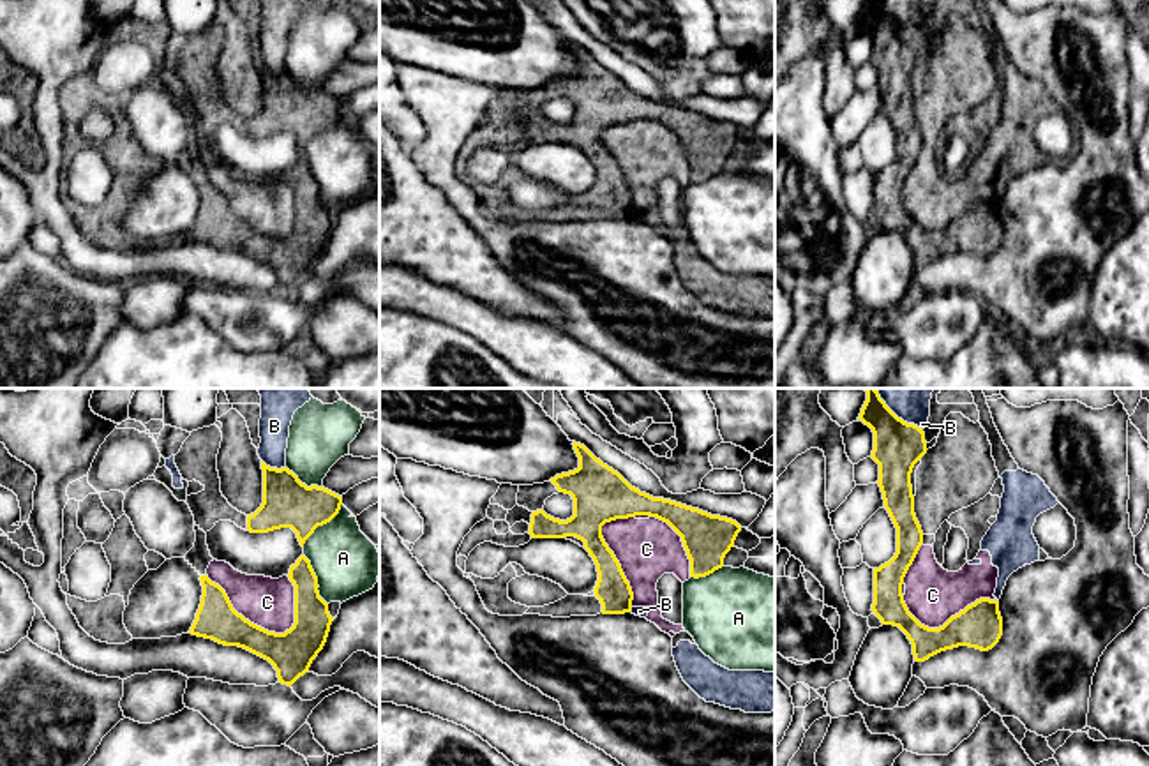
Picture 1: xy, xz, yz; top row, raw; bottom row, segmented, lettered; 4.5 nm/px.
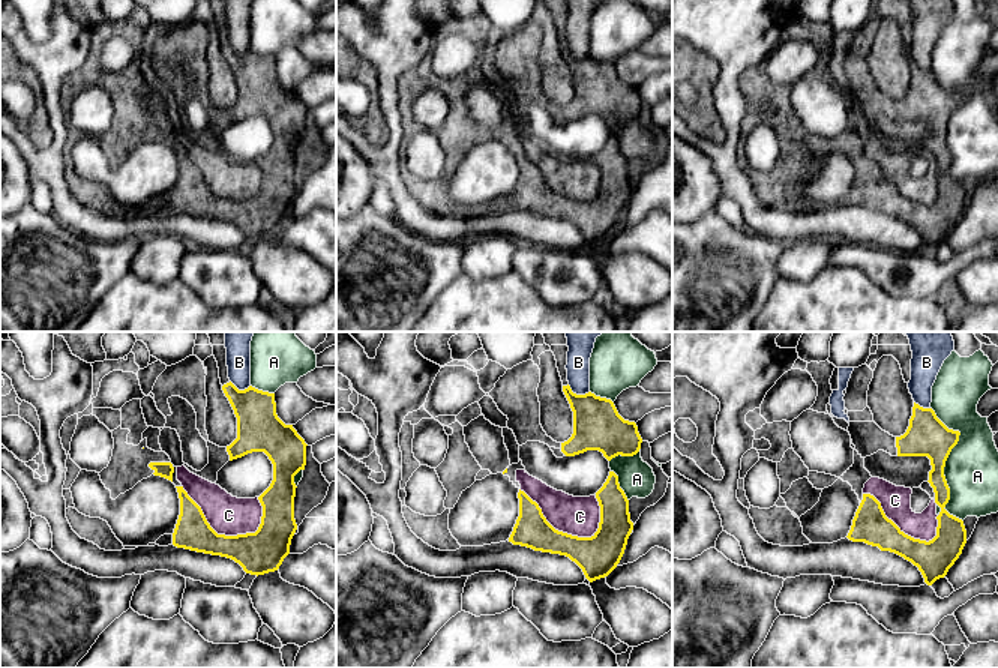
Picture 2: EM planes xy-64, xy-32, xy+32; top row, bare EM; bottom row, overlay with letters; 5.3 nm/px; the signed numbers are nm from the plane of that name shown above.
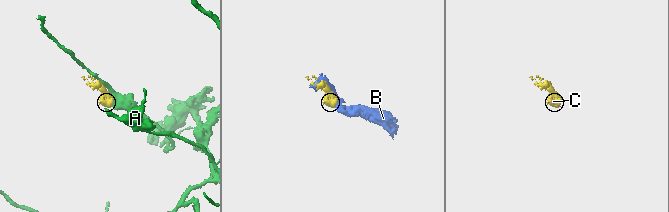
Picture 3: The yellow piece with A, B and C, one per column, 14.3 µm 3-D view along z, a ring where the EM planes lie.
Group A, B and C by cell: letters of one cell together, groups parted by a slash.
A / B C

